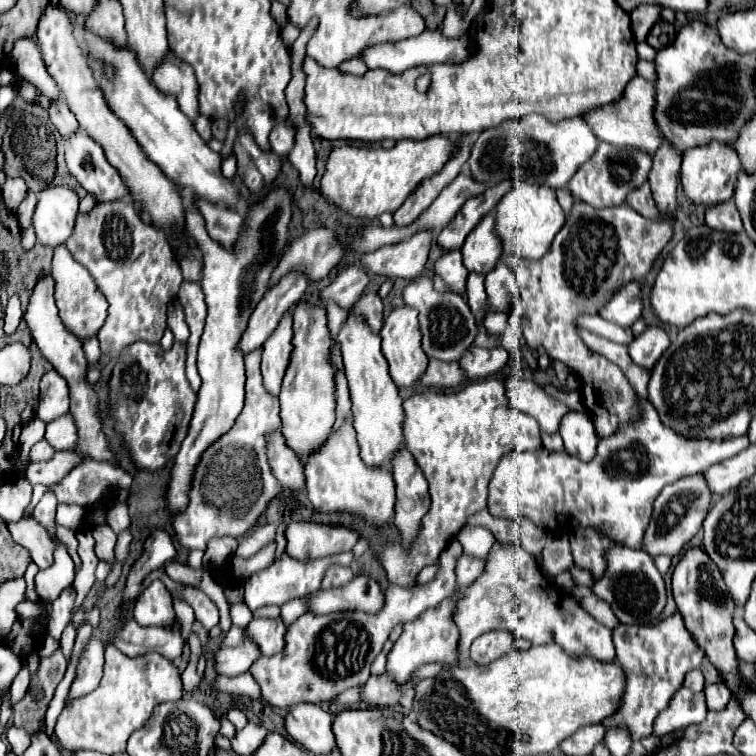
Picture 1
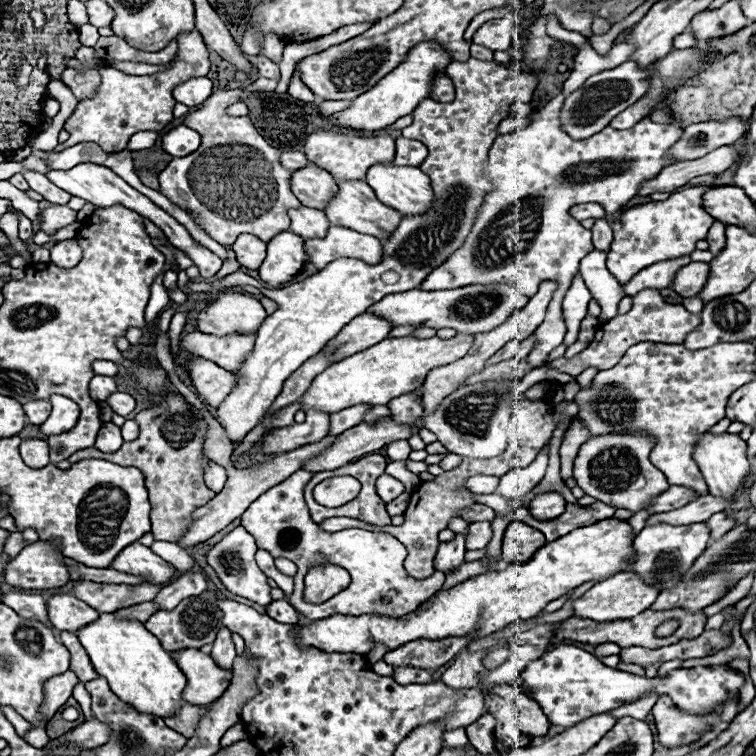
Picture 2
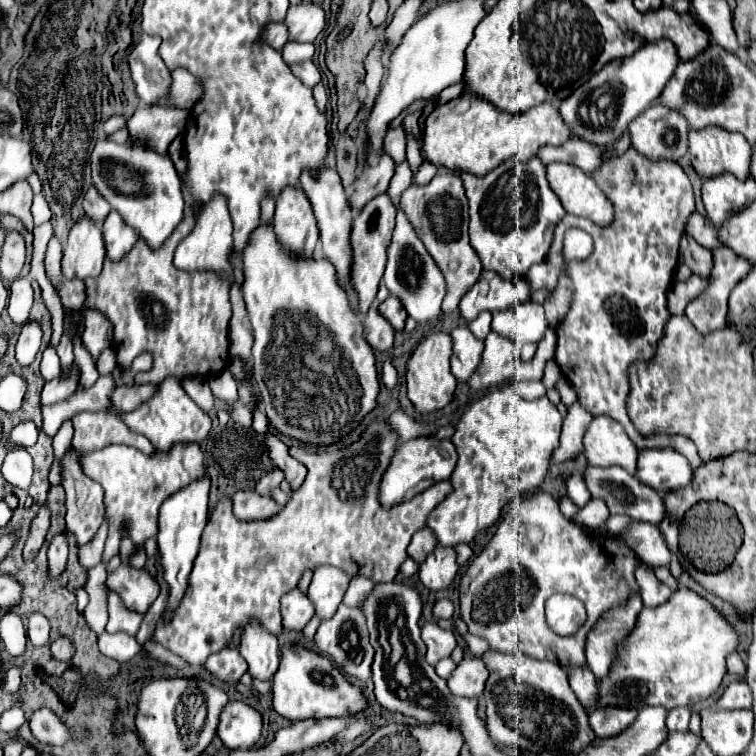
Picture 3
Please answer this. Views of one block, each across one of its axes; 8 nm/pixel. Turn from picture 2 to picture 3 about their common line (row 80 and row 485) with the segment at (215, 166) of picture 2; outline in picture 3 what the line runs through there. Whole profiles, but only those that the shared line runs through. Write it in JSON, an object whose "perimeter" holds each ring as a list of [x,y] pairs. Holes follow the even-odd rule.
{"perimeter":[[[276,468],[276,470],[268,472],[268,474],[266,474],[258,484],[256,484],[254,492],[262,494],[262,496],[270,496],[270,494],[272,494],[272,490],[282,482],[282,478],[284,478],[284,472],[282,472],[280,468]]]}

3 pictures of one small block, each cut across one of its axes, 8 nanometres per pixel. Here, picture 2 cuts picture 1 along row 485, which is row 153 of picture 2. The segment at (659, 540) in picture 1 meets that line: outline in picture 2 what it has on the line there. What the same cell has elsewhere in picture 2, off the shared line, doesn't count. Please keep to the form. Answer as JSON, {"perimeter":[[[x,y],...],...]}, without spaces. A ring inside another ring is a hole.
{"perimeter":[[[726,118],[722,122],[708,120],[708,122],[690,124],[684,128],[684,136],[678,140],[678,144],[672,146],[668,154],[674,158],[674,162],[696,160],[720,146],[734,144],[746,134],[746,130],[748,130],[748,120],[742,120],[742,118]]]}

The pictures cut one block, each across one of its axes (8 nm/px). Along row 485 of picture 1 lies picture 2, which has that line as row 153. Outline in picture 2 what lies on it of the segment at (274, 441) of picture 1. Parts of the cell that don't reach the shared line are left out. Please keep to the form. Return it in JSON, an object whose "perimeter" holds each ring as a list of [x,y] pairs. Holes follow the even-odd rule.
{"perimeter":[[[282,152],[280,162],[284,168],[288,170],[296,170],[296,168],[304,168],[304,164],[308,164],[306,154],[304,152]]]}

